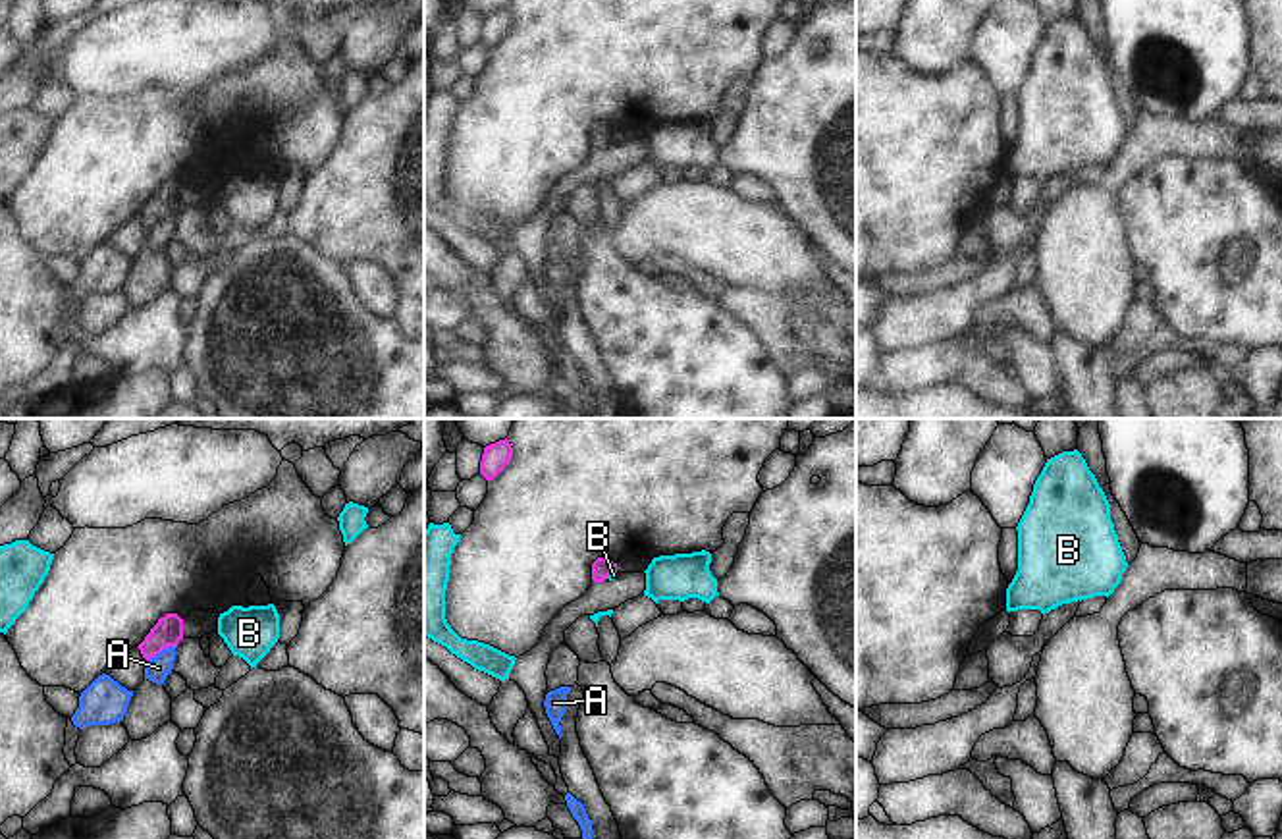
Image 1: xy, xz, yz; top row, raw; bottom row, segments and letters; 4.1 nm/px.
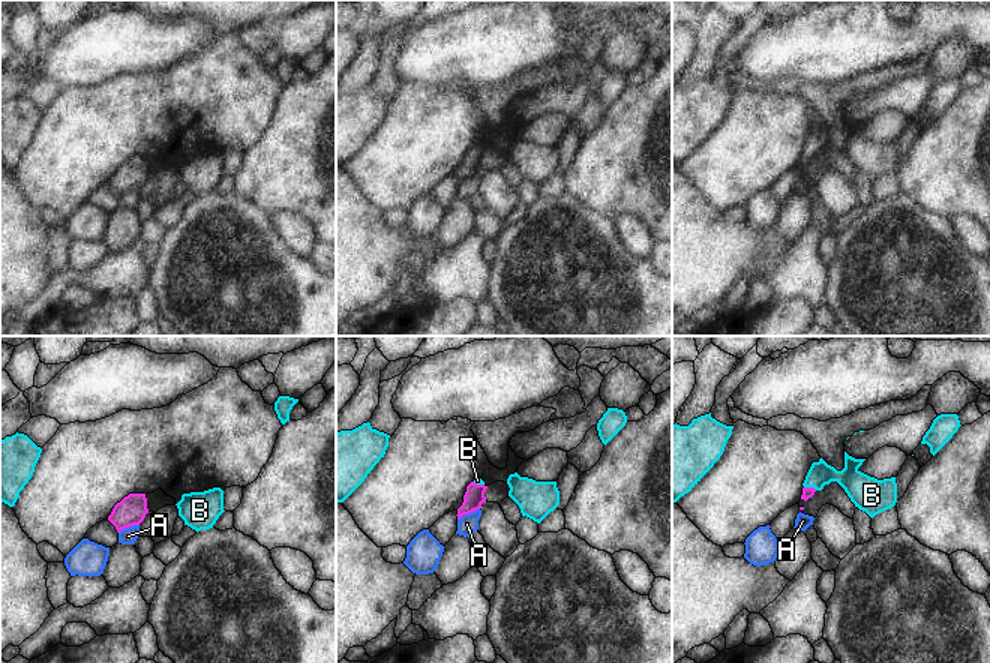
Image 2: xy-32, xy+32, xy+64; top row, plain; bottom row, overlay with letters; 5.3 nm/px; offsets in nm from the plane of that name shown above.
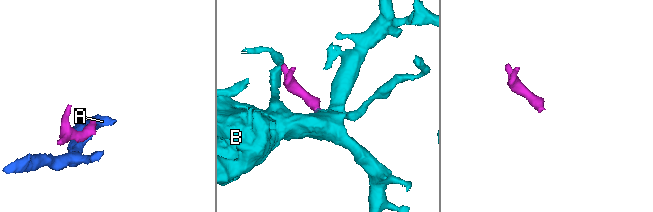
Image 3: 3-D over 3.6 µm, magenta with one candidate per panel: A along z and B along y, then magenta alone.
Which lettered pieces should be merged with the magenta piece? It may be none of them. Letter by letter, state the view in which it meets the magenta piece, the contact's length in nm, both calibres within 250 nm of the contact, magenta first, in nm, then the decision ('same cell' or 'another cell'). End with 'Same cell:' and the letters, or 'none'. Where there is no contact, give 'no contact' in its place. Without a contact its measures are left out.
A: meets magenta in xy; contact 150 nm long; 120 nm thick on the magenta side, 100 nm on the other; another cell
B: meets magenta in xz; contact 50 nm long; 90 nm thick on the magenta side, 20 nm on the other; same cell
Same cell: B

